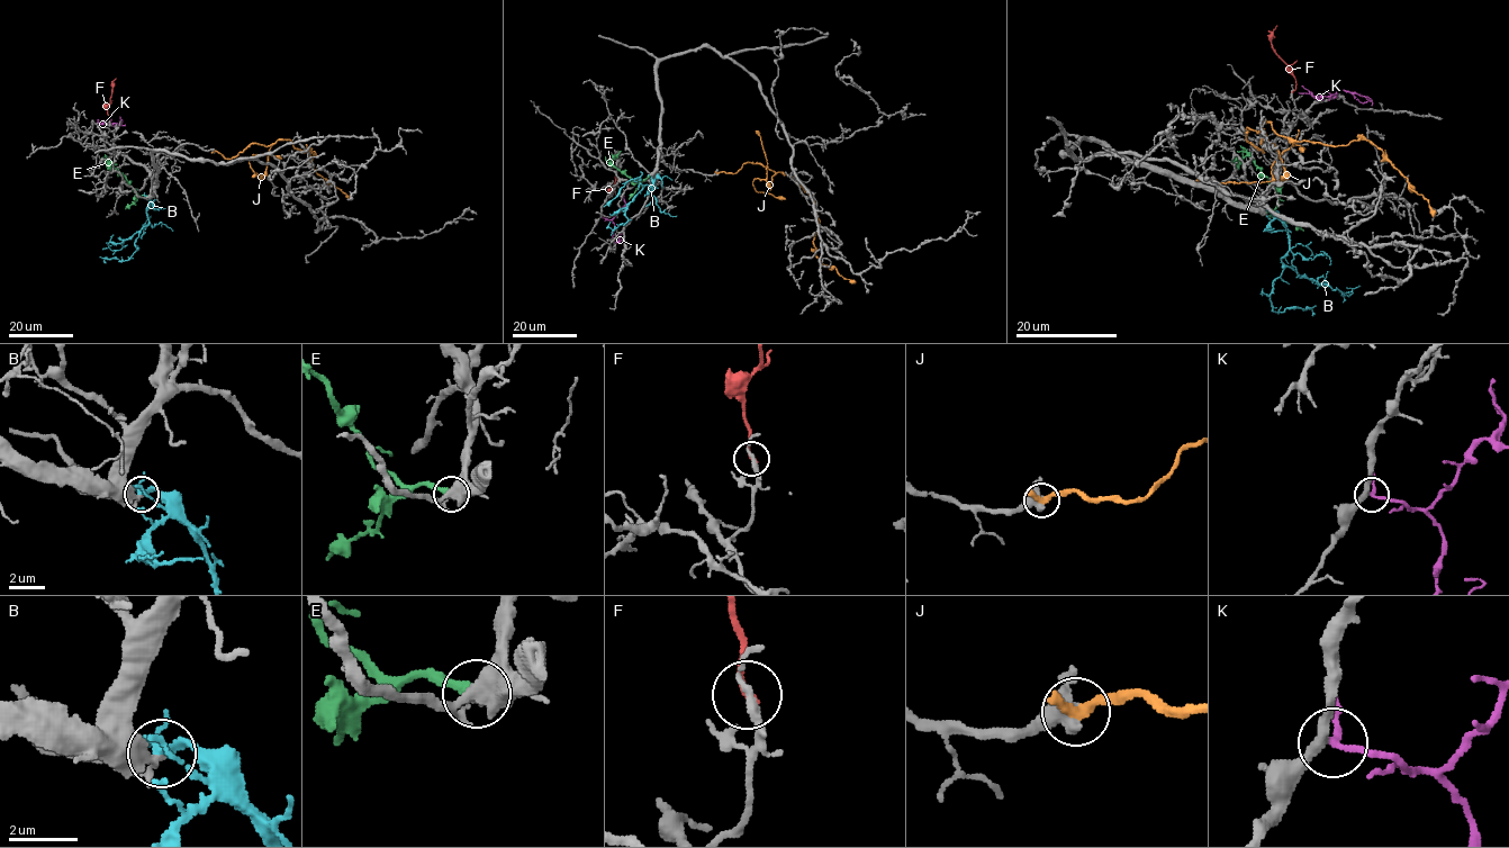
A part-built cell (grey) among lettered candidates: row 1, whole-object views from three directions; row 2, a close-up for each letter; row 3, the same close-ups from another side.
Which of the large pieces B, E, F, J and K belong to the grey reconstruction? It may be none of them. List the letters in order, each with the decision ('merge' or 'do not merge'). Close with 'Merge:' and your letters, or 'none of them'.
B: do not merge
E: do not merge
F: do not merge
J: do not merge
K: merge
Merge: K

